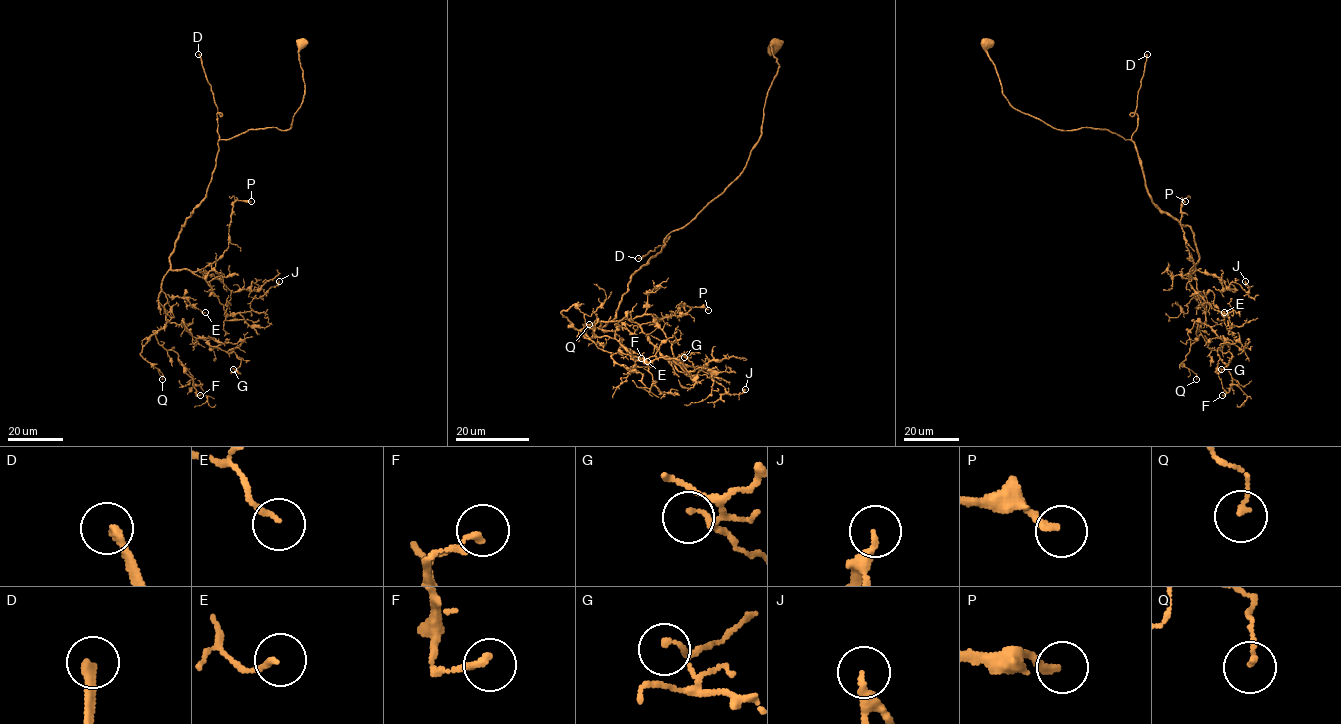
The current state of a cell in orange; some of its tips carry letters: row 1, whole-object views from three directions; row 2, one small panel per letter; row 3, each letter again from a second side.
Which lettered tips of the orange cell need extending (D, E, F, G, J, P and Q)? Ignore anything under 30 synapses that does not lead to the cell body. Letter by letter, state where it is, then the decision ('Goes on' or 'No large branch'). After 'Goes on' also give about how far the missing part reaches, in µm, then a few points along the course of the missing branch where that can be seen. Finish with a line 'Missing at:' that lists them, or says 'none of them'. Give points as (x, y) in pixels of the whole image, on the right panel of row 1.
D: Place: (1147, 54). Goes on. Missing length about 190 µm
E: Place: (1224, 312). No large branch
F: Place: (1222, 395). No large branch
G: Place: (1221, 369). No large branch
J: Place: (1245, 281). No large branch
P: Place: (1185, 201). No large branch
Q: Place: (1196, 379). No large branch
Missing at: D

